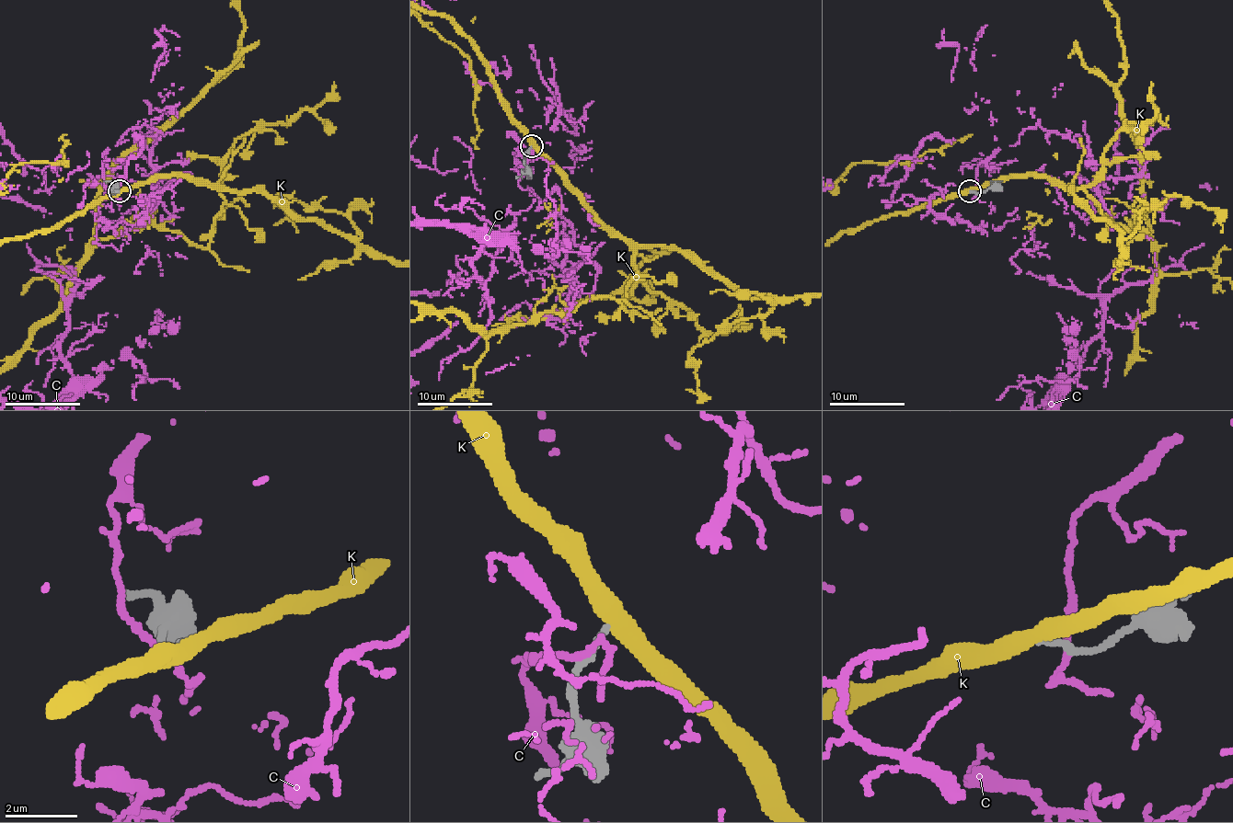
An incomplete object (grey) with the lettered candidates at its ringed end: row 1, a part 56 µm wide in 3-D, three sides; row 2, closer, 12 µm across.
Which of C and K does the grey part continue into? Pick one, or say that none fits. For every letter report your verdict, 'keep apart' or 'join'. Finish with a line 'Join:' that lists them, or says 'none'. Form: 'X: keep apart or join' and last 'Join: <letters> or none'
C: keep apart
K: keep apart
Join: none

